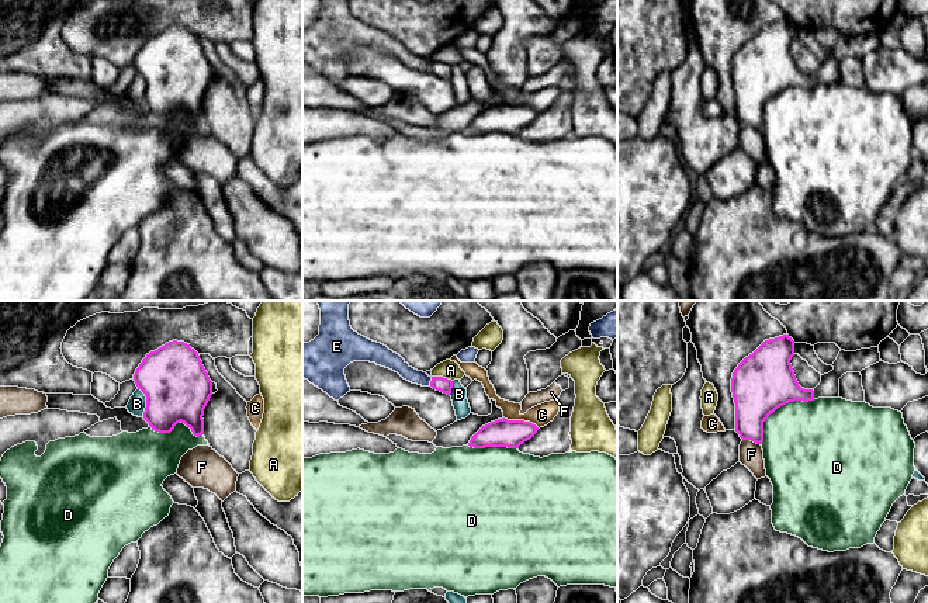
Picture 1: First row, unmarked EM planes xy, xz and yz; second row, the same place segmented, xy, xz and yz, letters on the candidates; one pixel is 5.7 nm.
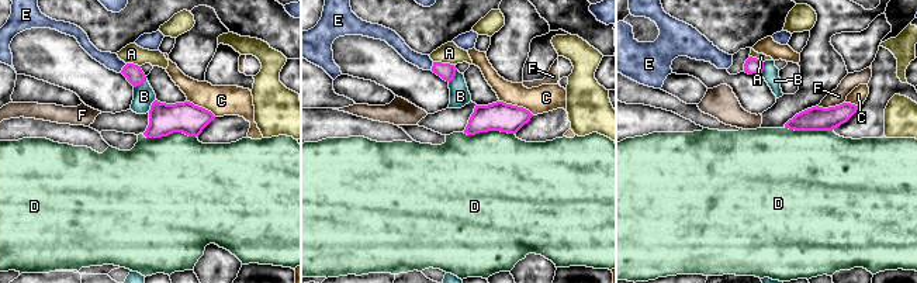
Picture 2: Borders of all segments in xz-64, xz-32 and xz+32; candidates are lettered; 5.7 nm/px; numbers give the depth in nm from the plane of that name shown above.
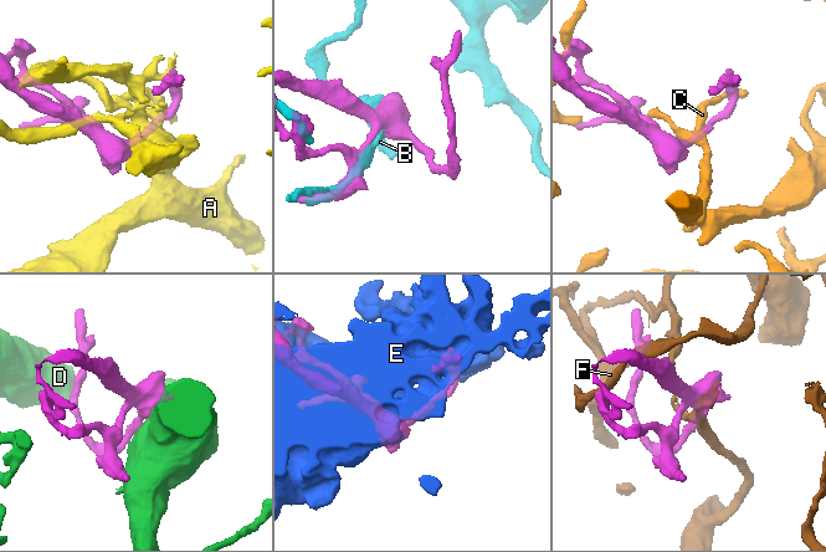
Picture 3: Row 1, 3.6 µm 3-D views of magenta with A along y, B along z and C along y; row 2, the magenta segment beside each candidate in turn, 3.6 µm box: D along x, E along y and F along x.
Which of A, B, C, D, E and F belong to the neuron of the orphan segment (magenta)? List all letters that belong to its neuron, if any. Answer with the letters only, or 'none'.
none

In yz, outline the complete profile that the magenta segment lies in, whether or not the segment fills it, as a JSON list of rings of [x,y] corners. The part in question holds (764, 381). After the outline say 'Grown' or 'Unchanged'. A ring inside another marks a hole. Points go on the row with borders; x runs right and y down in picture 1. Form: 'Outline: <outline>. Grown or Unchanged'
Outline: [[[789,335],[765,340],[733,372],[731,392],[735,403],[735,432],[742,440],[763,441],[763,422],[778,408],[794,401],[839,398],[839,378],[880,361],[879,346],[856,351],[841,350],[834,370],[821,375],[814,389],[799,385],[790,360],[794,340]]]. Grown

